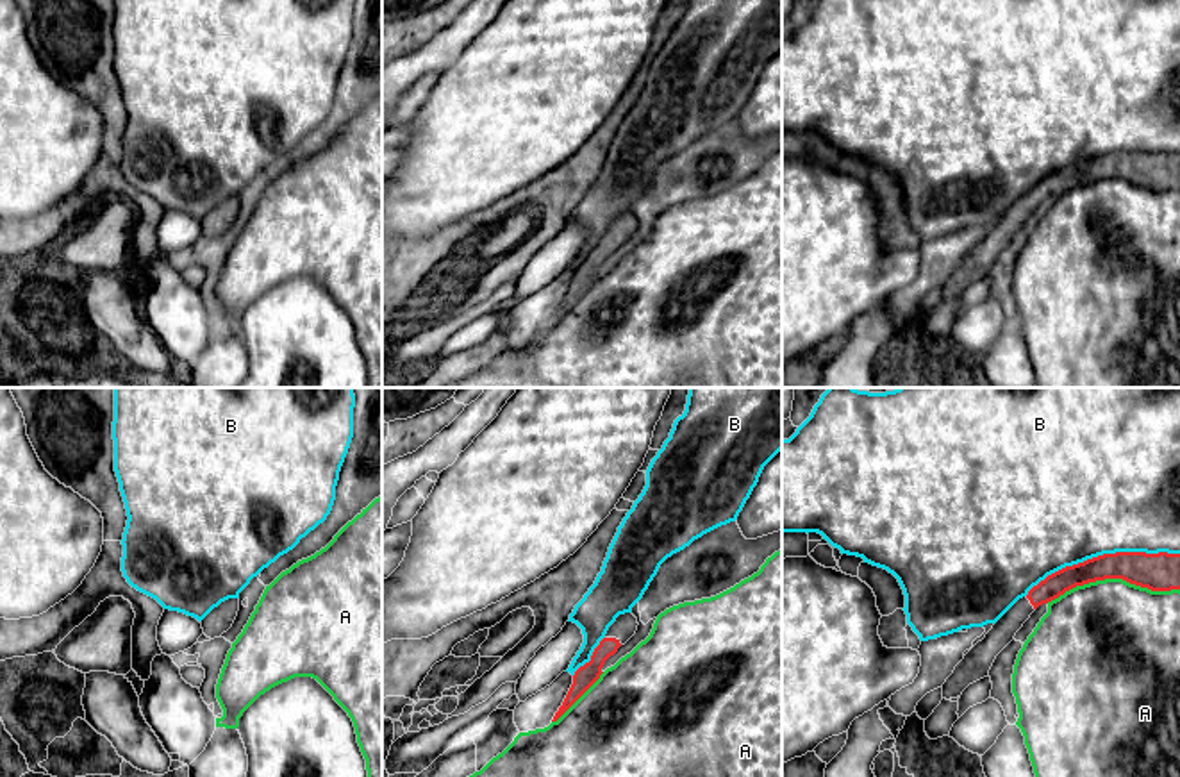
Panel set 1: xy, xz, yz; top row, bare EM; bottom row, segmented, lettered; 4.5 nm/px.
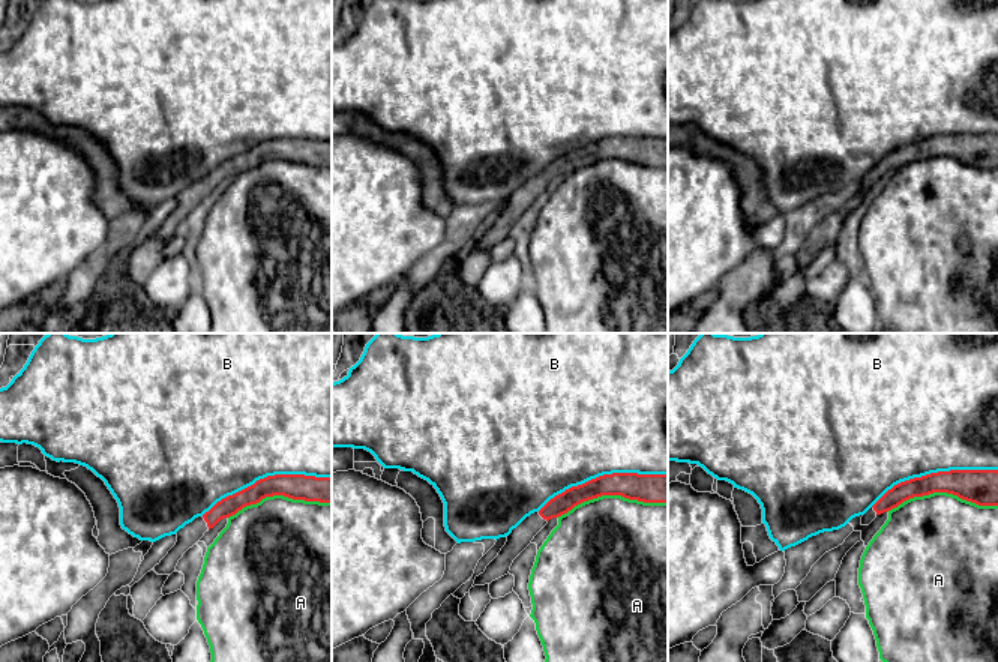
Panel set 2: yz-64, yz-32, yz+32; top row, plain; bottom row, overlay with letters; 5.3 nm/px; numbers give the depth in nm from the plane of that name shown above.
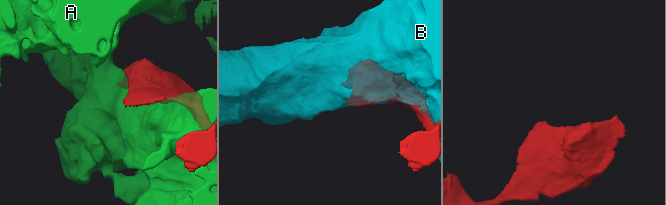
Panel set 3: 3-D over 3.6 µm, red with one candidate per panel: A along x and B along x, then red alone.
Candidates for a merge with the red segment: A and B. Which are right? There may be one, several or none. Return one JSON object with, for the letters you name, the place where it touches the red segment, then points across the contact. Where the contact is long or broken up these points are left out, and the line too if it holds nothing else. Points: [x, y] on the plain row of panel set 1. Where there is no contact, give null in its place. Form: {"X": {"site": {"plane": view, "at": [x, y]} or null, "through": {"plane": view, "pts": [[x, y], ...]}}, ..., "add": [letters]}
{"add": []}

